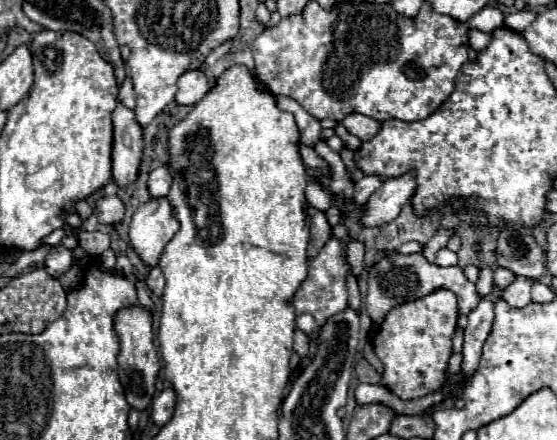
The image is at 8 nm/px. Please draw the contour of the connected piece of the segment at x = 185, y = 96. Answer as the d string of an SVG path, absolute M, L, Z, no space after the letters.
M202 69L196 71L186 71L178 79L178 93L176 93L176 103L178 105L196 105L204 93L210 89L210 83L204 75Z

